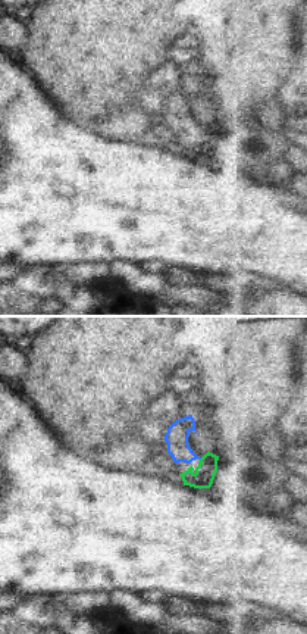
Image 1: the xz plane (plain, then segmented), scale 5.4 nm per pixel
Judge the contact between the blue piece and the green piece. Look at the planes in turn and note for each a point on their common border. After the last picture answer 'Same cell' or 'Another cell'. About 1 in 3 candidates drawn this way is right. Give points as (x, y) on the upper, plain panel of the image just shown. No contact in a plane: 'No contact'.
No contact.

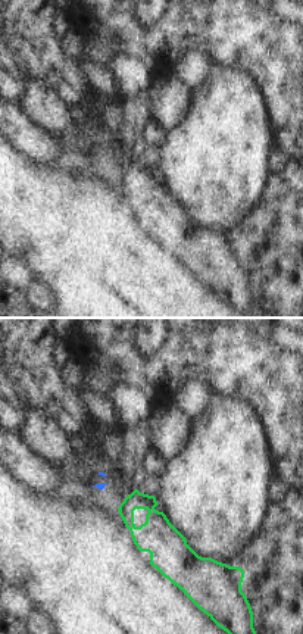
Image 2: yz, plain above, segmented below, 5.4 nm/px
No contact.

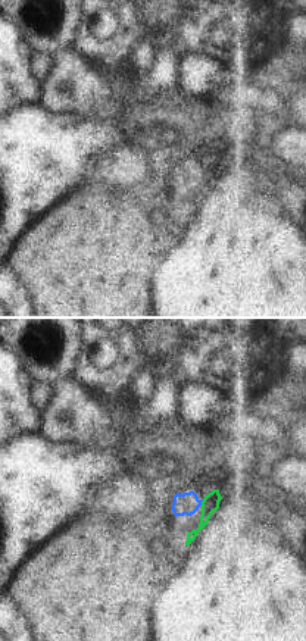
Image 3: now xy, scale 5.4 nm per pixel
Touches blue at (200, 174).

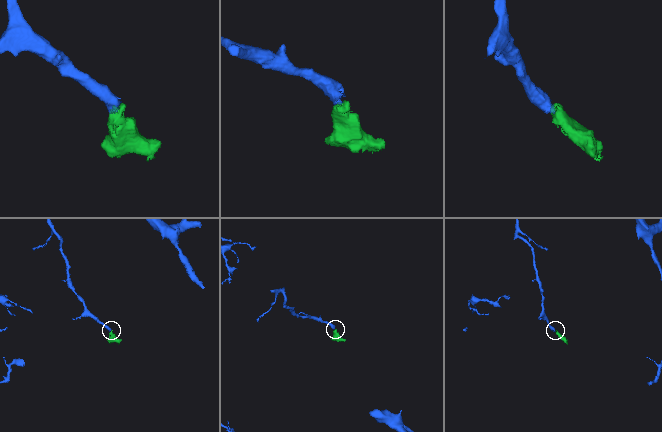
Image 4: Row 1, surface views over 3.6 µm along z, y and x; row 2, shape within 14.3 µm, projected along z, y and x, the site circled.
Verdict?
Same cell.

